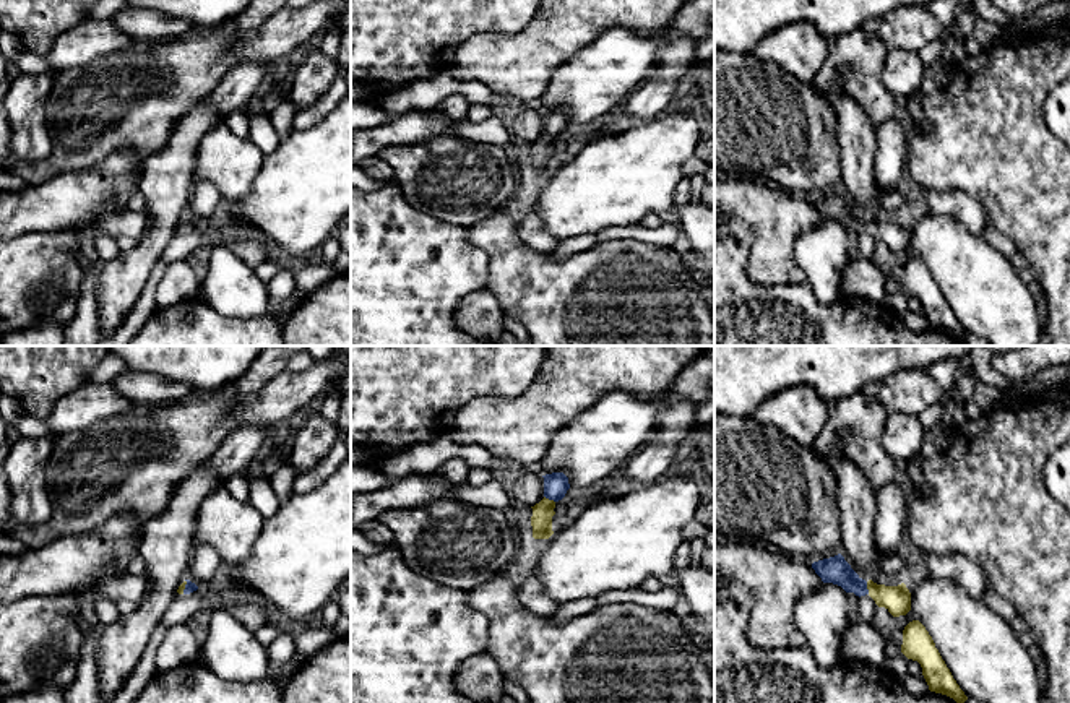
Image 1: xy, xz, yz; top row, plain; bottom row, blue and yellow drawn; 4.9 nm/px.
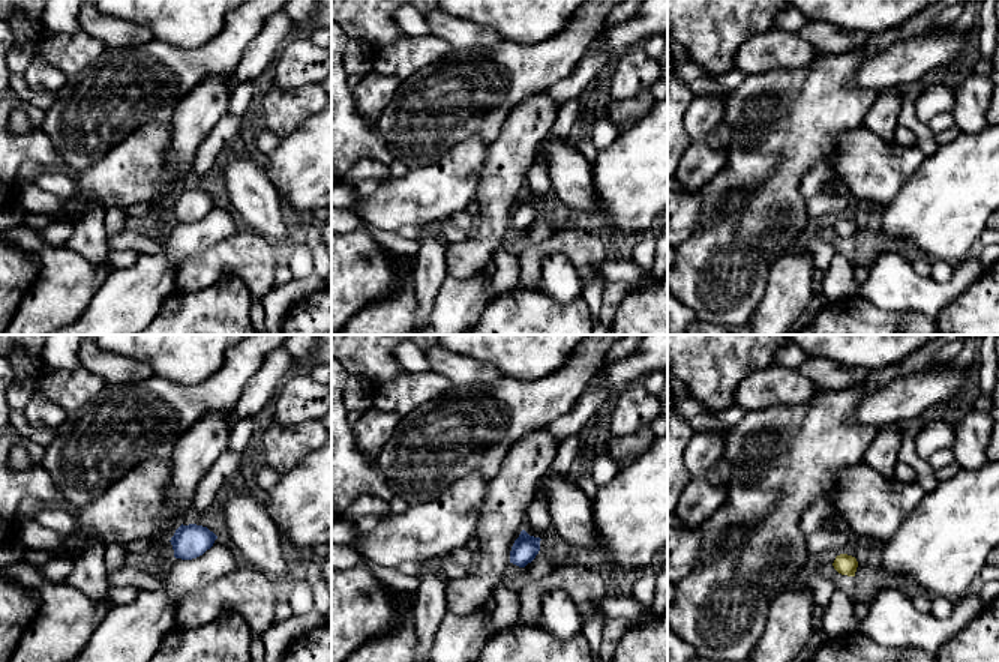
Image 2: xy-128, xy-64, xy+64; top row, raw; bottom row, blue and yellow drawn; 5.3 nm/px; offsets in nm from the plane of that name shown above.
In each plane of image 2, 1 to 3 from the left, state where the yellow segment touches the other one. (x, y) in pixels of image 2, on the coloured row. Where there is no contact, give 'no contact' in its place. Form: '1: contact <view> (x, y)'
1: no contact
2: no contact
3: no contact

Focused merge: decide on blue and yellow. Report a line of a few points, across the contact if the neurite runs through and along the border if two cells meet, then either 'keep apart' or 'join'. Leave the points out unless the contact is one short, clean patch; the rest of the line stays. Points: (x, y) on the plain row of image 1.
line yz (837, 207), (851, 219), (866, 224), (897, 236); join

